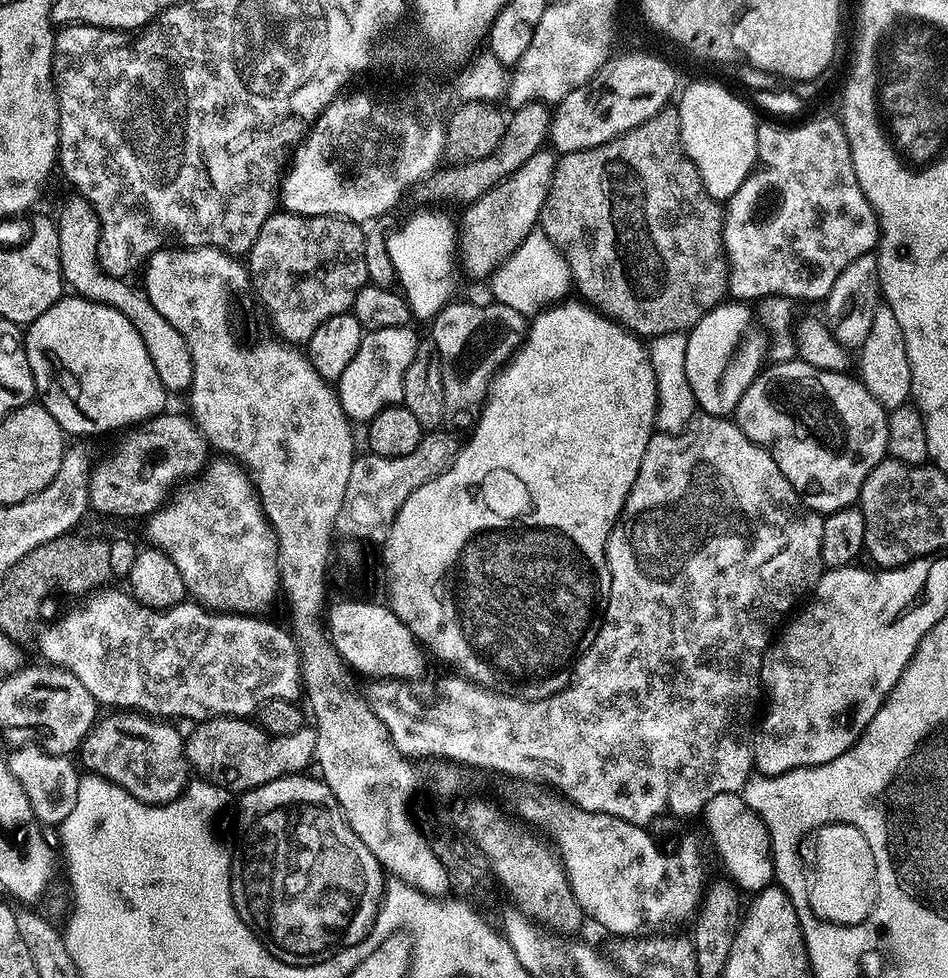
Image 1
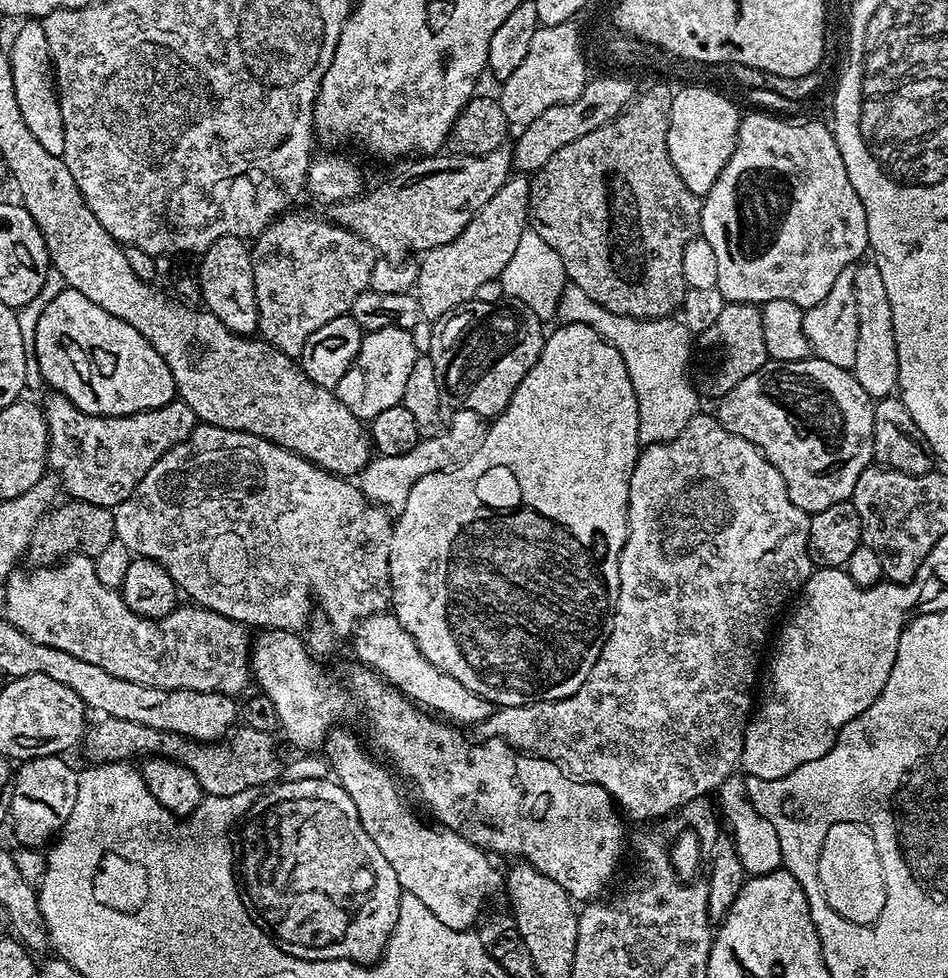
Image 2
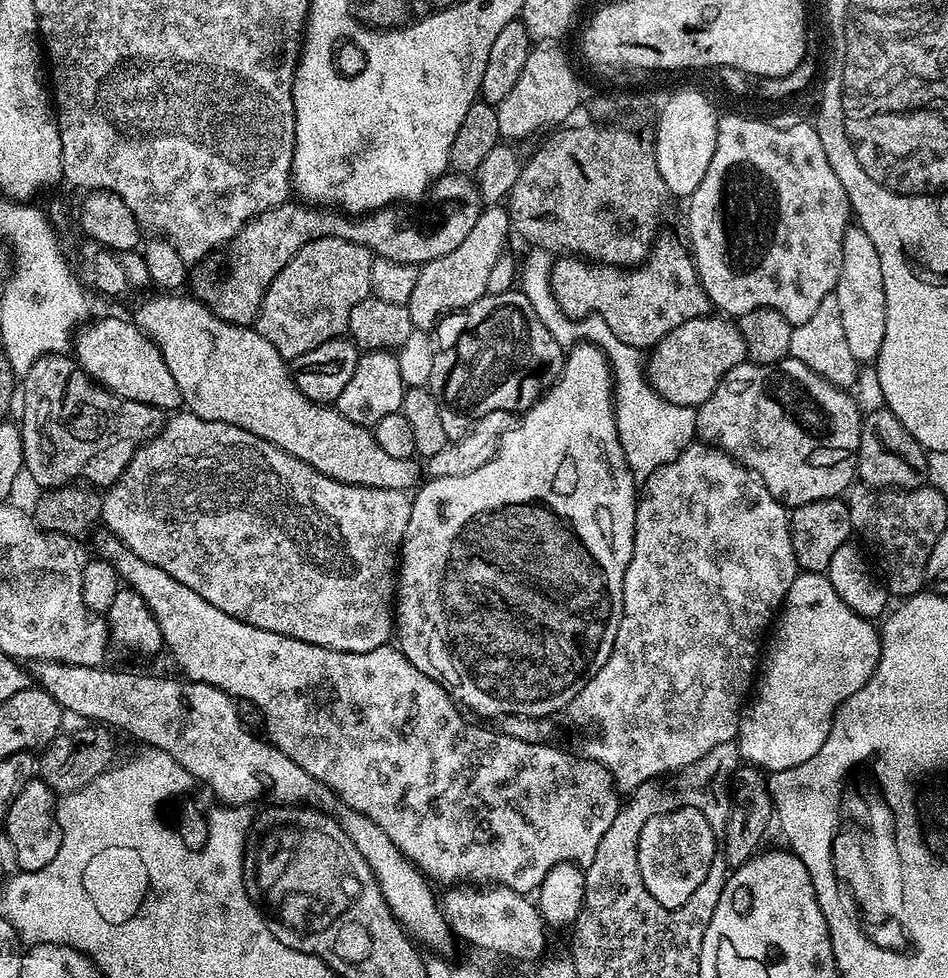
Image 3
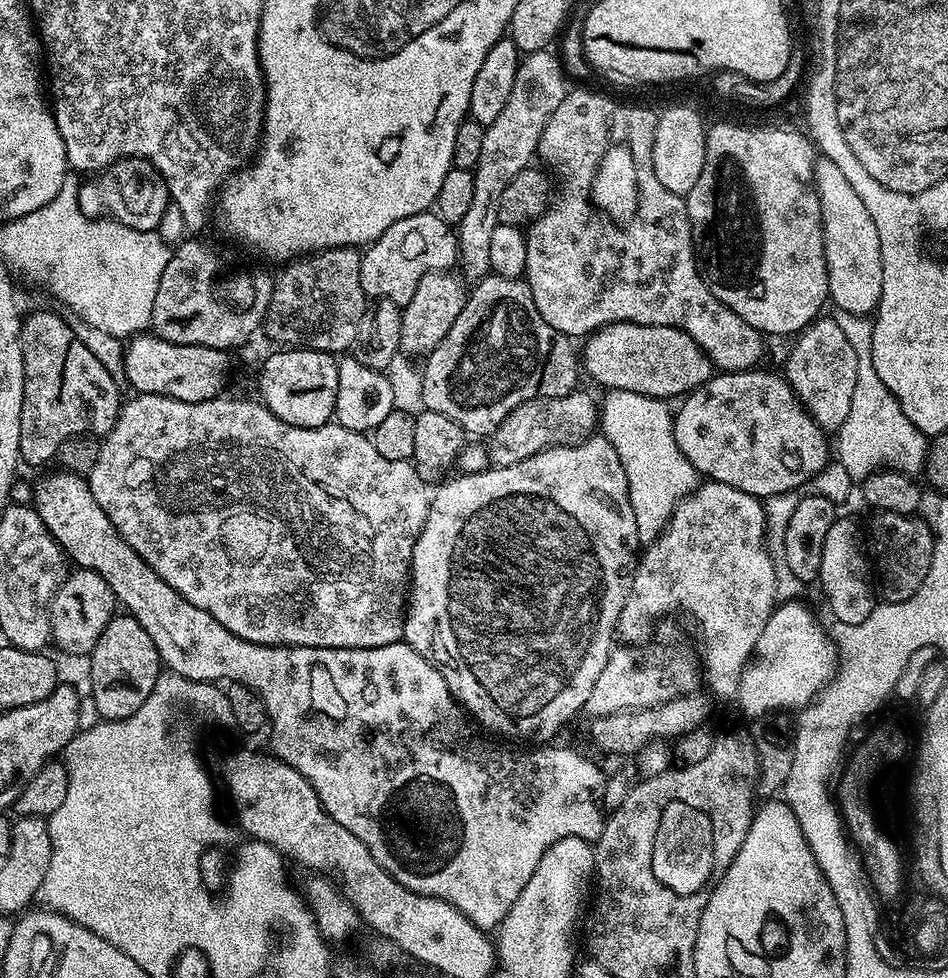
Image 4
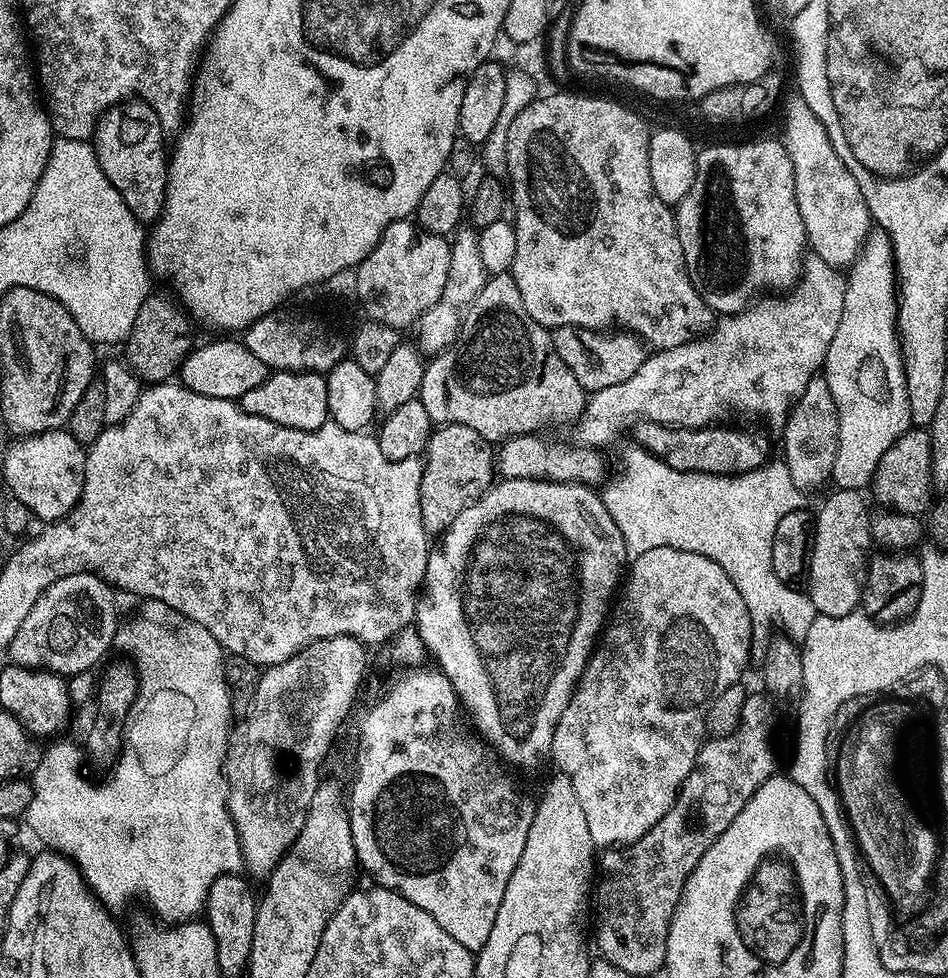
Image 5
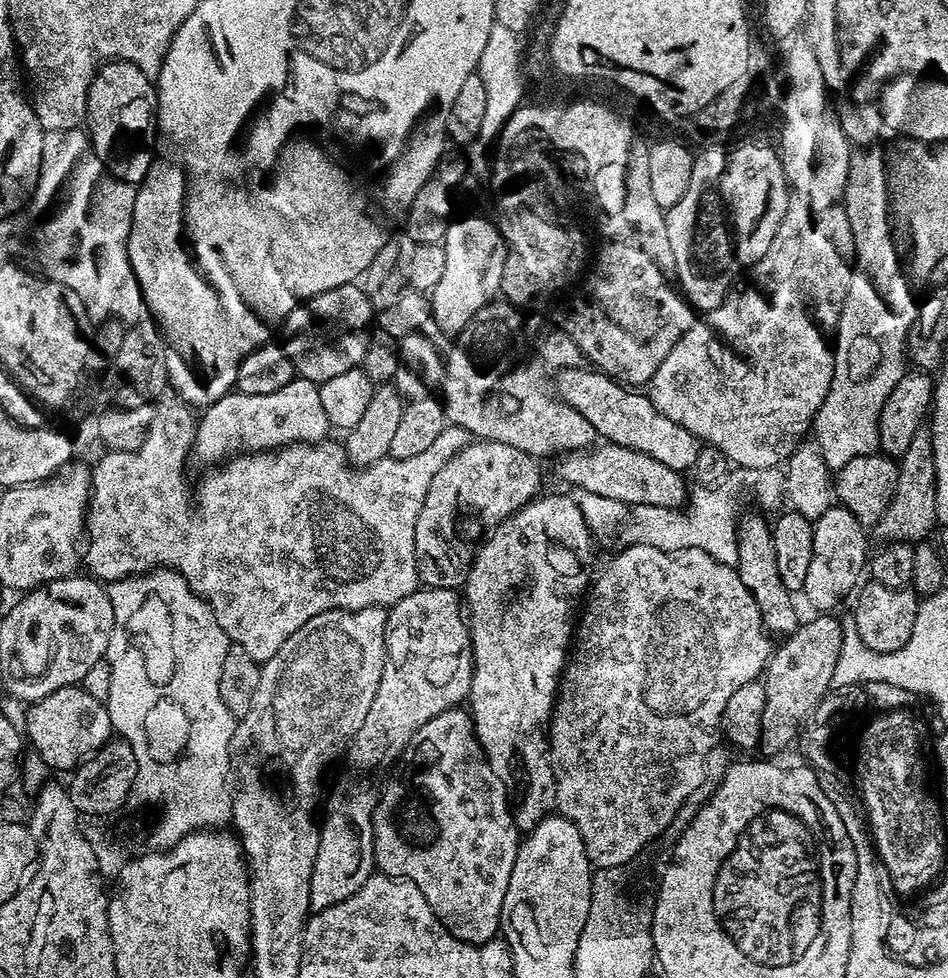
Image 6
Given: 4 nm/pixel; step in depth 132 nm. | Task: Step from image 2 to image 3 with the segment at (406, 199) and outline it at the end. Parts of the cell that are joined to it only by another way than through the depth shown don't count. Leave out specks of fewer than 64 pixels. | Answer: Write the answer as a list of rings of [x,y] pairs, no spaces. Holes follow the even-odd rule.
[[[445,174],[440,177],[438,181],[438,188],[441,188],[444,192],[456,192],[456,204],[444,204],[441,208],[432,208],[429,212],[420,212],[416,217],[411,220],[406,213],[403,212],[403,207],[400,206],[389,206],[387,208],[377,208],[374,212],[369,212],[367,214],[345,214],[343,211],[337,210],[332,206],[317,206],[315,204],[309,204],[307,202],[285,202],[274,206],[270,210],[266,210],[261,216],[256,217],[255,220],[249,220],[248,223],[242,226],[242,230],[237,233],[236,236],[233,236],[230,241],[230,247],[232,249],[228,252],[228,269],[224,272],[224,277],[221,278],[220,284],[216,284],[208,292],[208,298],[206,297],[206,304],[208,308],[211,309],[213,315],[217,316],[218,319],[225,320],[226,323],[235,324],[235,325],[245,325],[252,326],[255,325],[256,315],[260,313],[260,307],[262,306],[262,298],[266,294],[266,290],[270,286],[270,282],[274,282],[274,278],[282,271],[286,265],[291,262],[294,258],[294,254],[298,250],[302,250],[302,246],[306,246],[310,242],[315,240],[321,240],[327,236],[333,236],[334,238],[342,238],[343,240],[349,240],[354,242],[358,246],[366,246],[371,250],[381,260],[393,260],[394,262],[402,262],[403,264],[415,264],[417,266],[423,266],[429,264],[434,258],[442,258],[442,254],[450,254],[450,250],[455,250],[457,246],[460,245],[466,239],[466,234],[470,234],[470,230],[474,230],[474,222],[478,222],[482,211],[482,201],[480,198],[480,193],[476,186],[475,179],[469,178],[464,174]]]

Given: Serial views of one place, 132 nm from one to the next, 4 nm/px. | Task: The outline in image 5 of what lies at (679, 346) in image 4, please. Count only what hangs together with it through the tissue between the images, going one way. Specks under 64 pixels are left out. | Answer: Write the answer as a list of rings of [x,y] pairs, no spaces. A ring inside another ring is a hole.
[[[564,326],[553,329],[552,341],[562,362],[569,366],[574,378],[578,378],[578,382],[588,394],[606,390],[606,386],[614,386],[617,382],[626,382],[626,378],[637,373],[642,362],[650,355],[644,341],[627,330]]]

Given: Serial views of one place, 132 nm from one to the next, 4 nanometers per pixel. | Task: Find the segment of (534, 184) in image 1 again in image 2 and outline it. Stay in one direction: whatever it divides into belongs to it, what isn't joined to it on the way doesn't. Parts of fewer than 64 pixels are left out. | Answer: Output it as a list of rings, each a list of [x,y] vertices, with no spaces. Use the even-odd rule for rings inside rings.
[[[513,175],[502,186],[502,190],[498,190],[498,194],[494,194],[494,198],[490,198],[490,202],[486,202],[478,214],[474,214],[470,226],[466,226],[466,230],[462,230],[454,242],[432,248],[419,257],[414,295],[425,321],[443,321],[462,305],[475,300],[478,286],[500,279],[524,230],[529,227],[529,183],[527,175]]]

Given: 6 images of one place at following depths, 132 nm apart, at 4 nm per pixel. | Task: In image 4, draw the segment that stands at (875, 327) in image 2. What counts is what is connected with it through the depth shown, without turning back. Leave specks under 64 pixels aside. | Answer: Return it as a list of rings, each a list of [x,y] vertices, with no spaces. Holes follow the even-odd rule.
[[[823,158],[817,159],[814,166],[814,182],[820,203],[820,221],[824,231],[828,295],[831,303],[833,305],[836,303],[840,312],[849,312],[852,316],[871,317],[882,298],[882,246],[878,242],[878,226],[874,226],[874,218],[870,218],[862,198],[858,198],[850,182],[846,182],[846,174],[842,174],[842,170],[834,166],[834,162]]]

